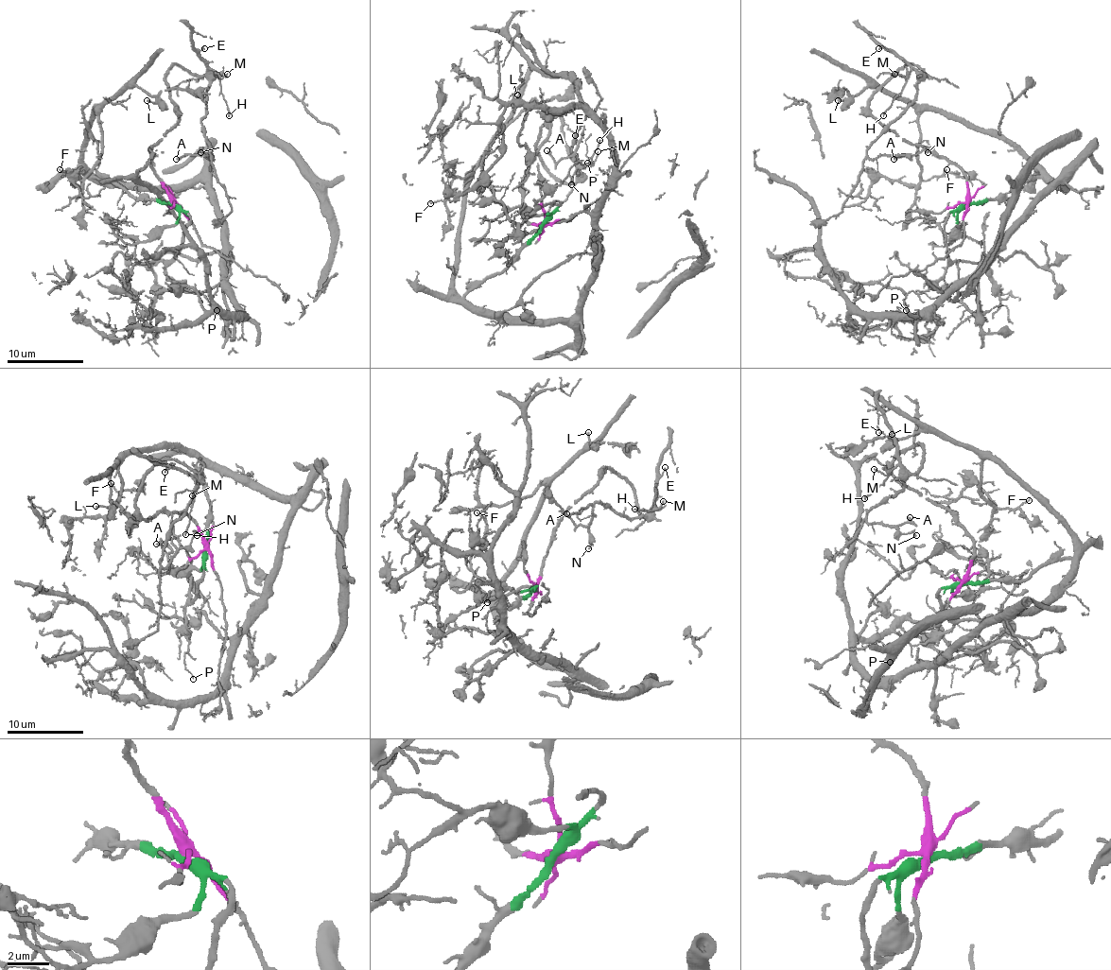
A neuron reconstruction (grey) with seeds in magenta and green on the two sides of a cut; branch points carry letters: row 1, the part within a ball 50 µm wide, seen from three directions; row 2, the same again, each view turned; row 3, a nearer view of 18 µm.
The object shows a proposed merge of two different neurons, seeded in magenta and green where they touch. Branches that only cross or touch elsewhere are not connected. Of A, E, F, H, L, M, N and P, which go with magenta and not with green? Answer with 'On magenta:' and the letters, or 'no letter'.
On magenta: A, E, H, M, N

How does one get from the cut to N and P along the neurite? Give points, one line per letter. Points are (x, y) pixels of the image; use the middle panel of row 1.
N: (543, 224), (522, 213), (522, 184), (545, 125), (537, 154), (575, 182), (582, 127), (571, 184)
P: (543, 224), (560, 203), (537, 201), (562, 181), (577, 162), (586, 164)

